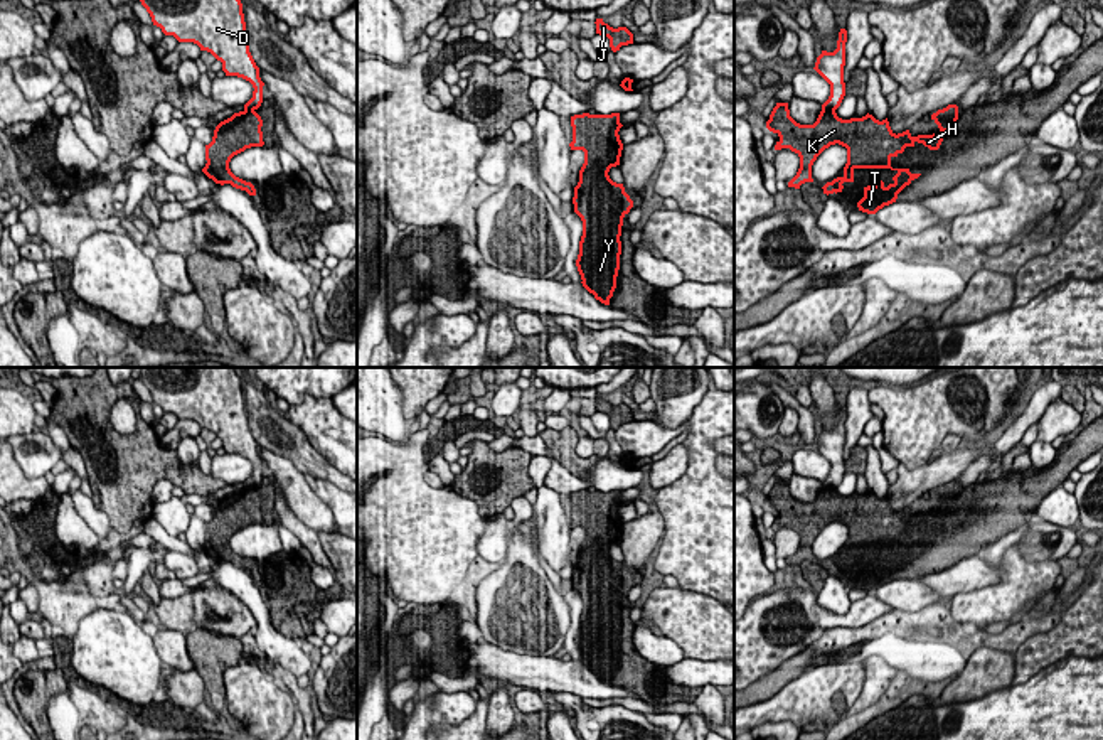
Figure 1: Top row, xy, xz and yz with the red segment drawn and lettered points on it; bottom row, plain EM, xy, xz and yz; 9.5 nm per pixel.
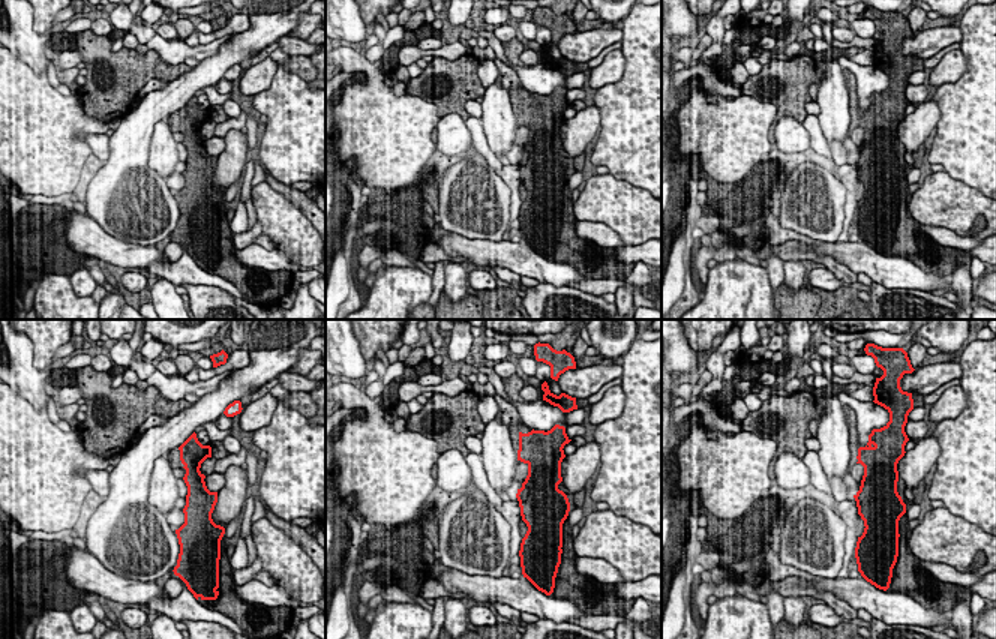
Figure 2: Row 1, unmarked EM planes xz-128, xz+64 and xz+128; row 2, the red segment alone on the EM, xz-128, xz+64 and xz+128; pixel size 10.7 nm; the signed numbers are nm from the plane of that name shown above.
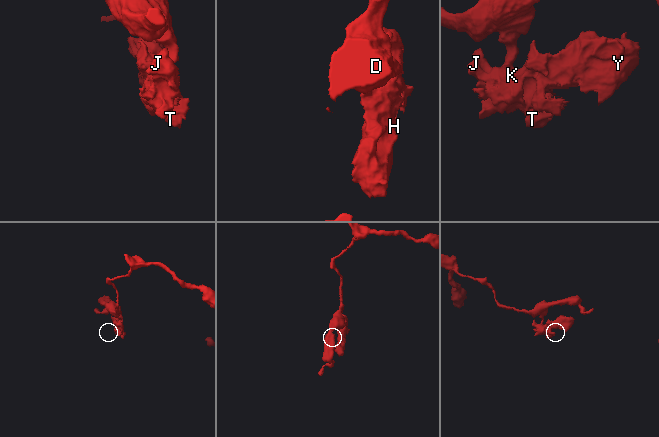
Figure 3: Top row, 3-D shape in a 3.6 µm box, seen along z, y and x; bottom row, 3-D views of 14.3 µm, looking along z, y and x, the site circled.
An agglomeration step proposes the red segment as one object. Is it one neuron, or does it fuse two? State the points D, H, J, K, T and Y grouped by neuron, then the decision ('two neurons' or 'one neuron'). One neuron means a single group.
groups D / H J K T Y; two neurons

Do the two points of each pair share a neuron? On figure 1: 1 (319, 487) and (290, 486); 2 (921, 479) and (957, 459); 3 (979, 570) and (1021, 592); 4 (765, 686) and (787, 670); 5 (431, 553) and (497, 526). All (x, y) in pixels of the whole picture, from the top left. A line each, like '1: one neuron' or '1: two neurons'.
1: two neurons
2: one neuron
3: two neurons
4: one neuron
5: two neurons

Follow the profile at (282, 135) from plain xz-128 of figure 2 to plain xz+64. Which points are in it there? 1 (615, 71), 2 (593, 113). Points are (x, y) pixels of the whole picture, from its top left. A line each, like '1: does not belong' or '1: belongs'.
1: does not belong
2: does not belong

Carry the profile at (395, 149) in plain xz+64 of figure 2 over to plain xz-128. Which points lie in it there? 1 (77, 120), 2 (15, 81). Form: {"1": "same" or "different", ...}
{"1": "same", "2": "same"}

